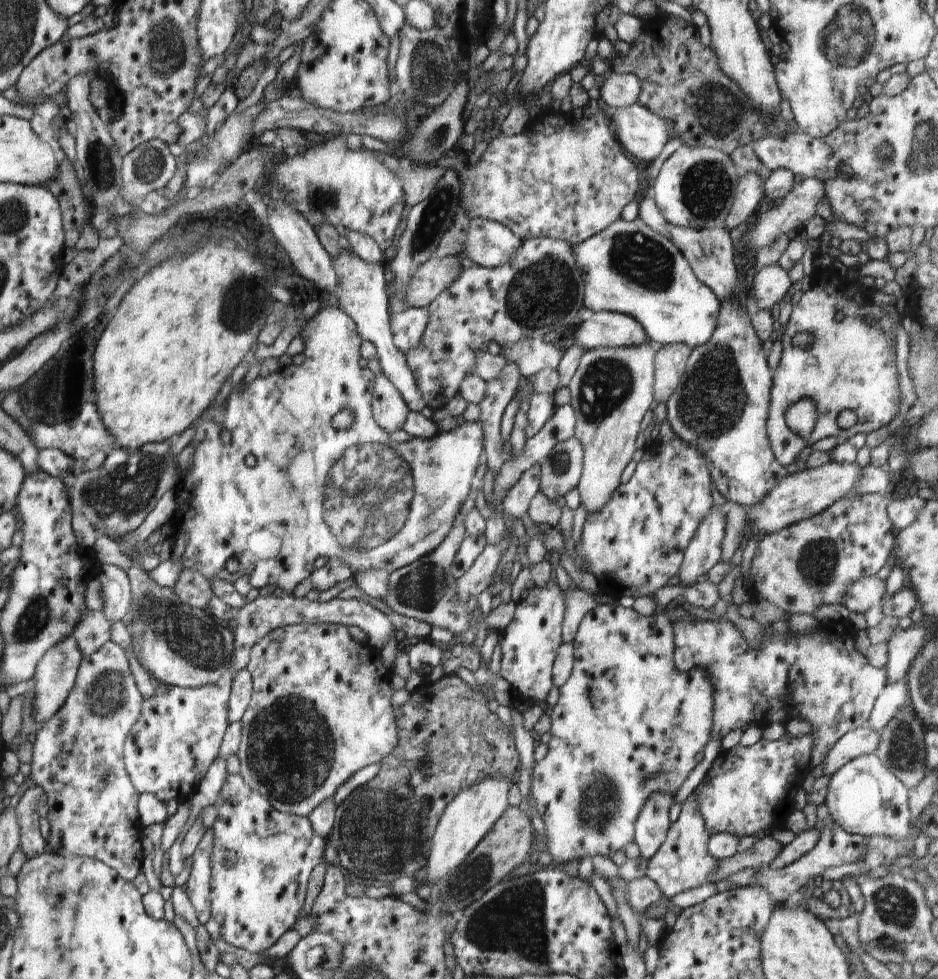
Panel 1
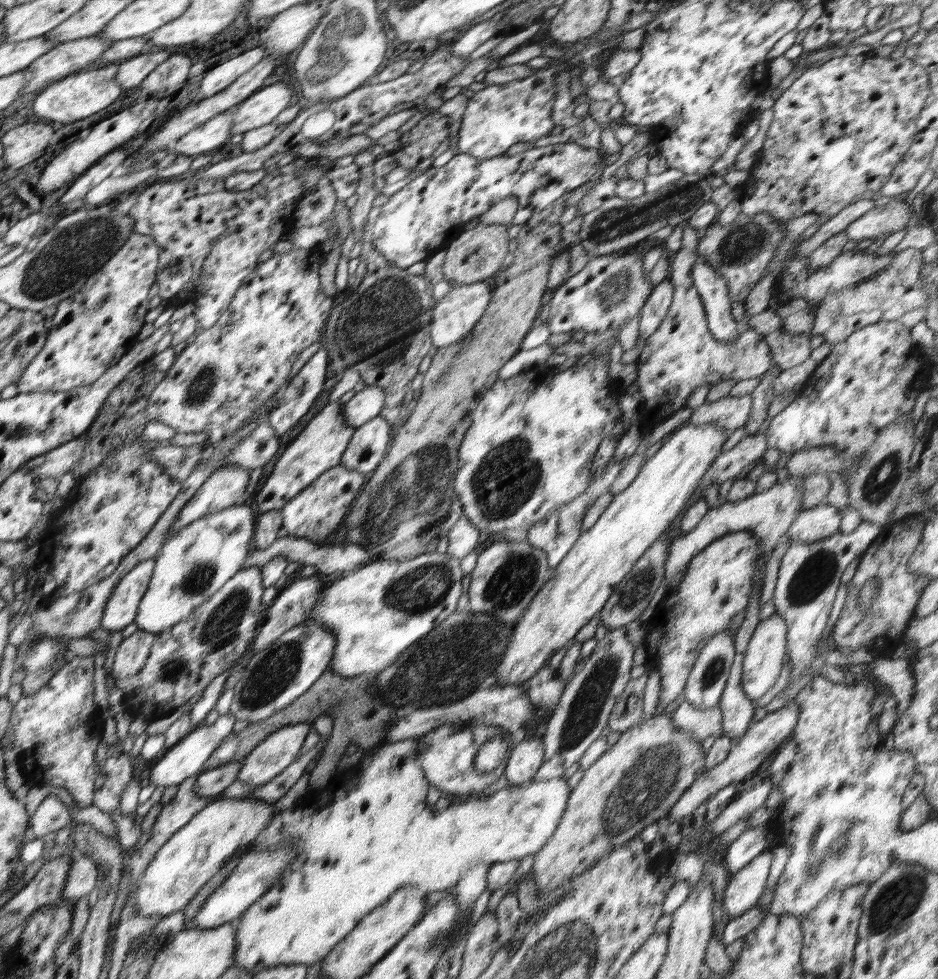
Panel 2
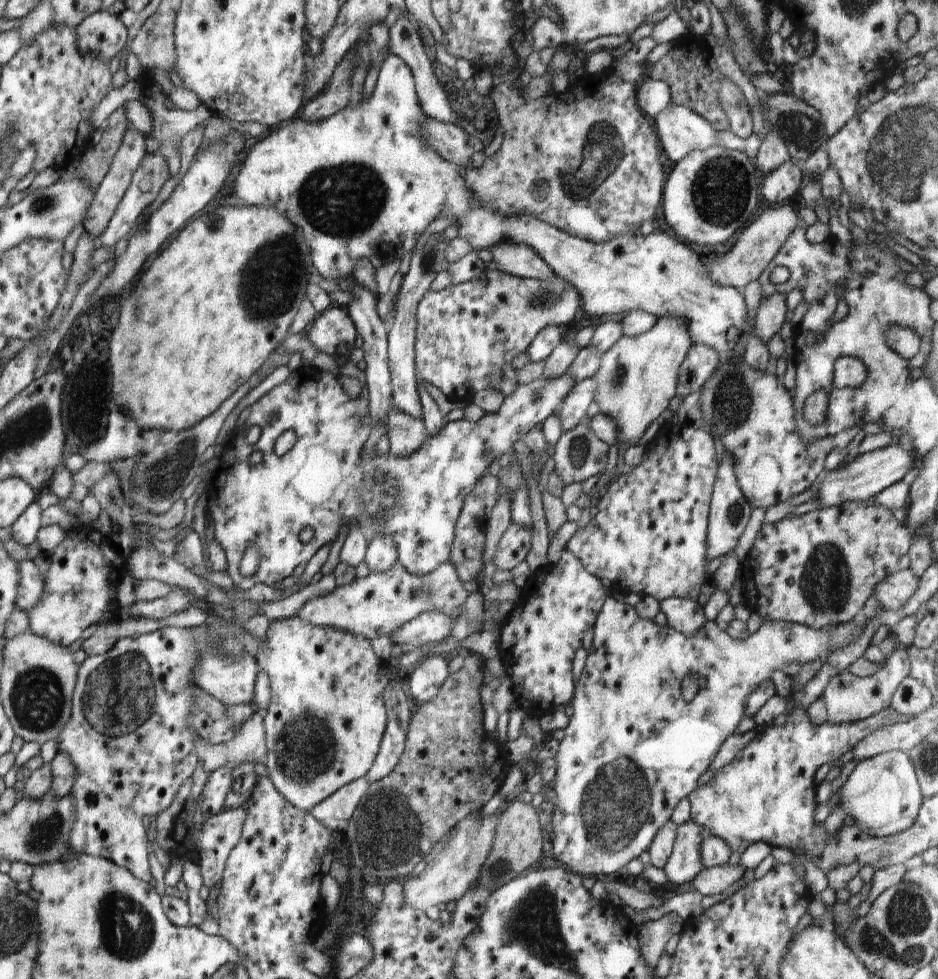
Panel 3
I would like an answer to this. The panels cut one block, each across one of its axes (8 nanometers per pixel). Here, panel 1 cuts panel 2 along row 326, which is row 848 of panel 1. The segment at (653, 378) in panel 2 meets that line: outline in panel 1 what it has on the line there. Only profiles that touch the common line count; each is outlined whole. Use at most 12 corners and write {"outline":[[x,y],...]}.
{"outline":[[696,798],[647,860],[669,899],[712,882],[720,862]]}

